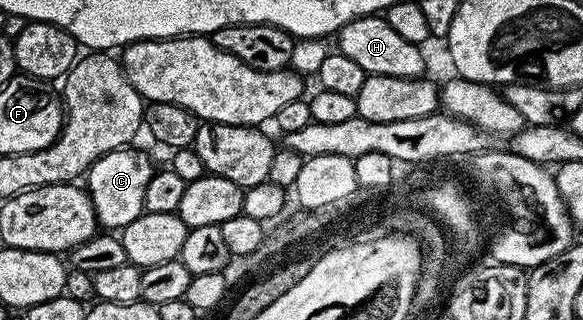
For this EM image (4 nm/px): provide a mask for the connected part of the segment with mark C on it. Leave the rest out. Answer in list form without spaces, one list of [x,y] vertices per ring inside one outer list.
[[[133,146],[119,148],[103,155],[93,164],[85,177],[85,186],[94,204],[96,221],[104,229],[122,230],[144,212],[145,189],[155,166],[145,153],[134,148]]]

